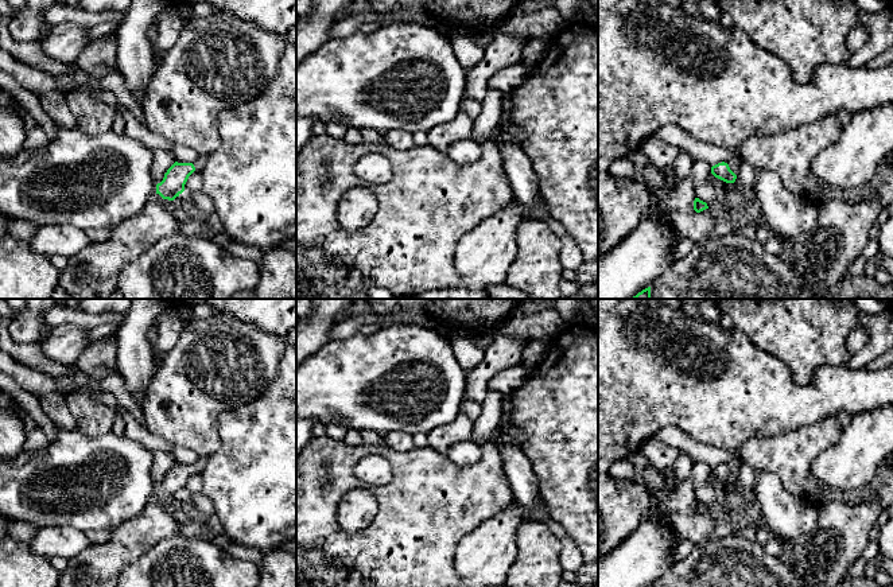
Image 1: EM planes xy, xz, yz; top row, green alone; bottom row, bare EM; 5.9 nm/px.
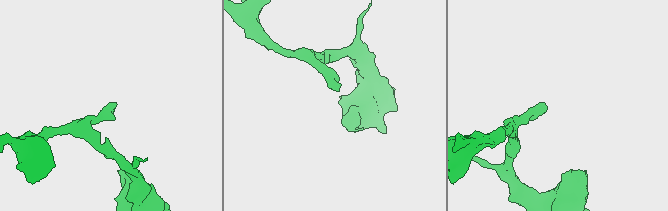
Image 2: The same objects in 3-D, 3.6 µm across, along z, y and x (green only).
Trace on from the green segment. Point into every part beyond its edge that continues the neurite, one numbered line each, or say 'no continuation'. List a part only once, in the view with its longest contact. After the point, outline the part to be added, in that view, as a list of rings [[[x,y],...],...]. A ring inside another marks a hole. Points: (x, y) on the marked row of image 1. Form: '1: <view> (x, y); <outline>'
1: yz (734, 164); [[[738,155],[735,159],[730,160],[727,164],[730,167],[730,170],[737,175],[738,174],[738,168],[739,168],[739,163],[743,159]]]

